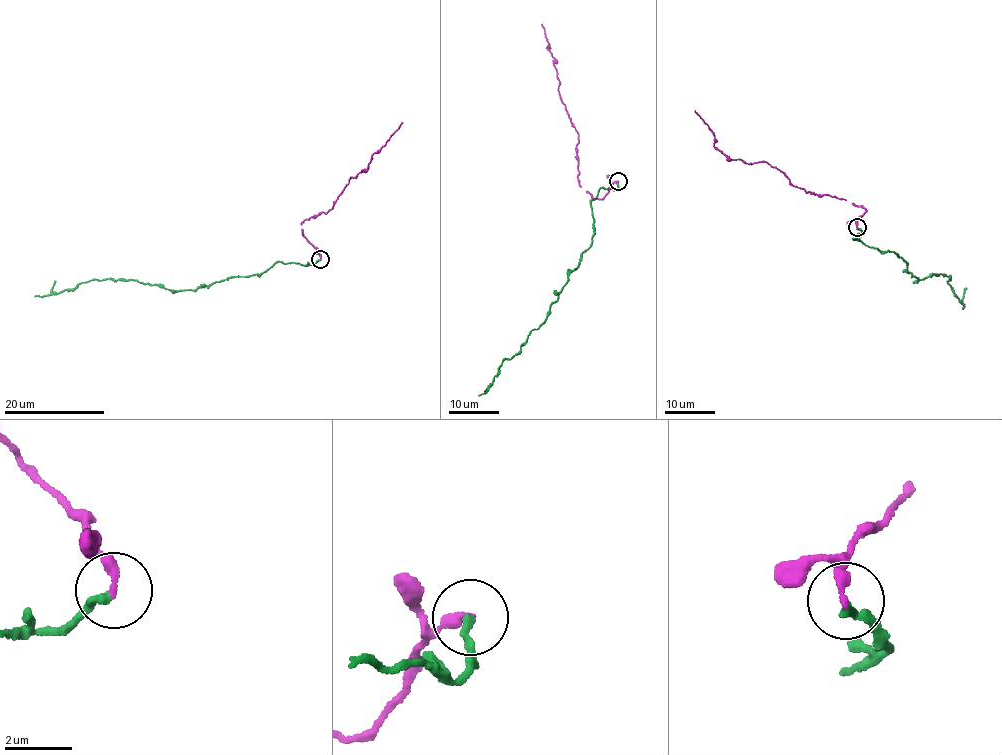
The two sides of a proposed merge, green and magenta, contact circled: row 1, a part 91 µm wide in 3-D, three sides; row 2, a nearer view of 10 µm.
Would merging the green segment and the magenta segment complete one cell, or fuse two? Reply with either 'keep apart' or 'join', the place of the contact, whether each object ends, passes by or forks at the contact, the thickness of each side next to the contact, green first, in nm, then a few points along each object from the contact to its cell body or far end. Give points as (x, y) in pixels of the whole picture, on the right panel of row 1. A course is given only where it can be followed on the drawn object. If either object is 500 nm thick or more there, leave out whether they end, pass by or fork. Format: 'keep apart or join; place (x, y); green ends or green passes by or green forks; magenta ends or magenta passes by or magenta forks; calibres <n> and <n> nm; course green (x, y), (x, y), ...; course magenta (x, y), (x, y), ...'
keep apart; place (857, 227); green ends; magenta ends; calibres 240 and 280 nm; course green (858, 227), (863, 235), (853, 239), (895, 252), (919, 280), (949, 275), (963, 308); course magenta (857, 227), (866, 210), (861, 207), (799, 188), (766, 162), (727, 158), (714, 147), (713, 133), (695, 110)

